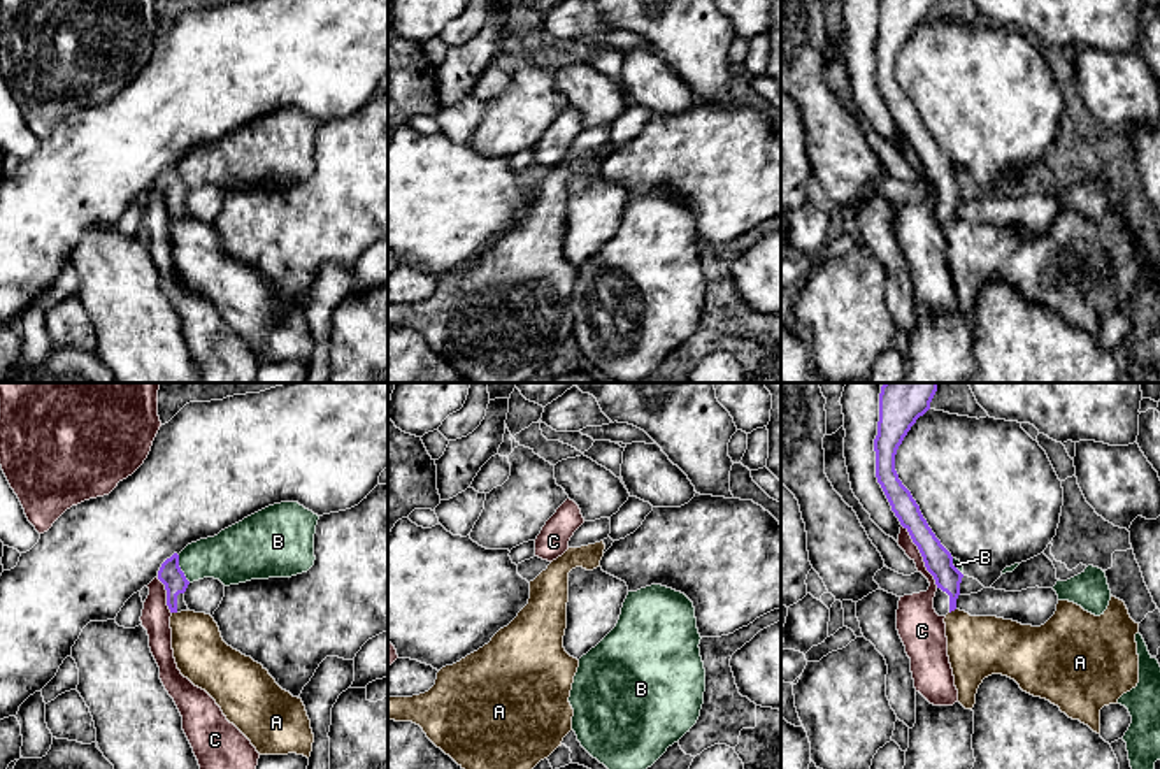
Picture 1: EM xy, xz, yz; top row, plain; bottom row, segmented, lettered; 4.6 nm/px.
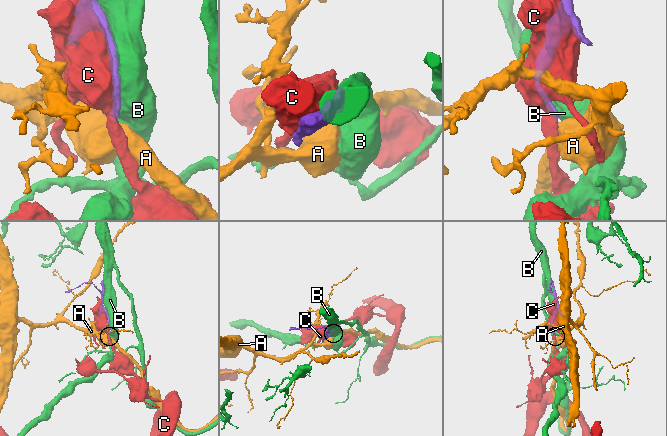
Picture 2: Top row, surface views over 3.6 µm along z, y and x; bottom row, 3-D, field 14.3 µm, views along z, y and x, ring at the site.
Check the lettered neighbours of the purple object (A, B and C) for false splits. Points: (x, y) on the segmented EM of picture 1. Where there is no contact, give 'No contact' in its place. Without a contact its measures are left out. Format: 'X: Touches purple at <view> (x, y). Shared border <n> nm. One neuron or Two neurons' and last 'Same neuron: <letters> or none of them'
A: Touches purple at yz (952, 610). Shared border 40 nm. Two neurons
B: Touches purple at xy (179, 569). Shared border 140 nm. Two neurons
C: Touches purple at yz (922, 555). Shared border 340 nm. Two neurons
Same neuron: none of them

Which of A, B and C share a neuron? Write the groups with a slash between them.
A / B / C

